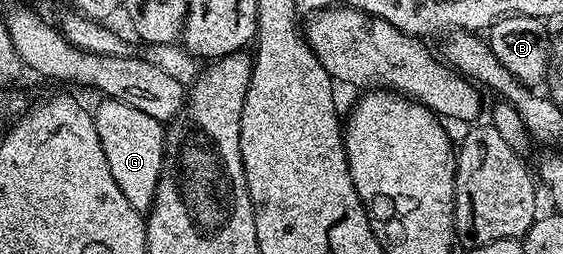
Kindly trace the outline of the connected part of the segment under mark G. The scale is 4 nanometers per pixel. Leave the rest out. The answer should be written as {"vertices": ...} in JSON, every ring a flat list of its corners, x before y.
{"vertices":[[111,98,93,107,92,113,108,168,112,168,112,180,116,180,120,192,124,192,132,208,149,211,150,205,154,203,156,184,162,171,163,123,152,120,152,116,144,116,144,112,131,108,129,104,120,104,120,100]]}

